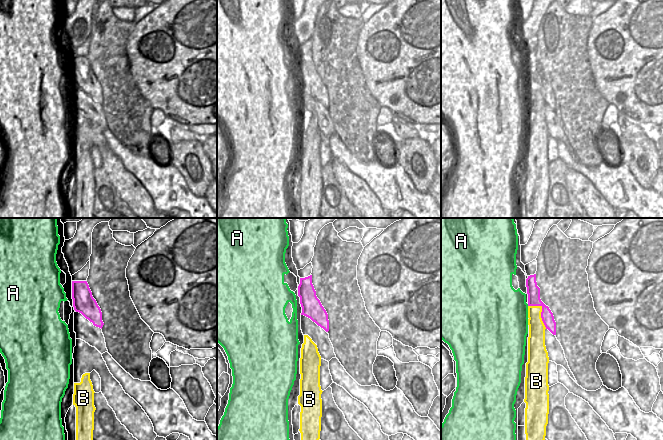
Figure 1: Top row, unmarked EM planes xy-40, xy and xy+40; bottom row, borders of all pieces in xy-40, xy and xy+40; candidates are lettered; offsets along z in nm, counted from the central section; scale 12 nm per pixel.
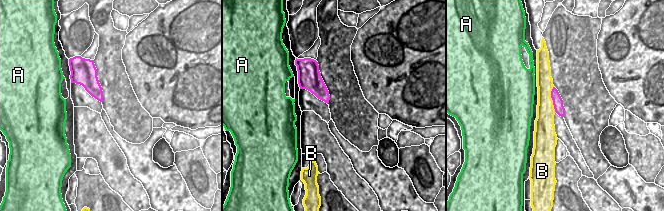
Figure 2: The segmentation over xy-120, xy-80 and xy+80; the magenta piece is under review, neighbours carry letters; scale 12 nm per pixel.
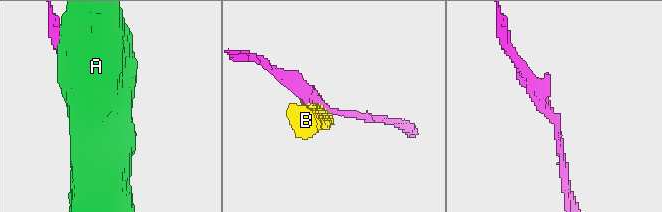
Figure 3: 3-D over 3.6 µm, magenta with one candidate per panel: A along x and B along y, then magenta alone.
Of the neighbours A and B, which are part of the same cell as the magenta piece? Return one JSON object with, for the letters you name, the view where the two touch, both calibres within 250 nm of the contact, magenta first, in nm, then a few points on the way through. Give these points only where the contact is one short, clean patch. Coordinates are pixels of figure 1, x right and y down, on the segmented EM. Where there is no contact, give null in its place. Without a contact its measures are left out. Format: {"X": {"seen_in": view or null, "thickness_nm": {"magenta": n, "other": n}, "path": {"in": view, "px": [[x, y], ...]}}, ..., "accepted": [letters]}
{"accepted": []}

